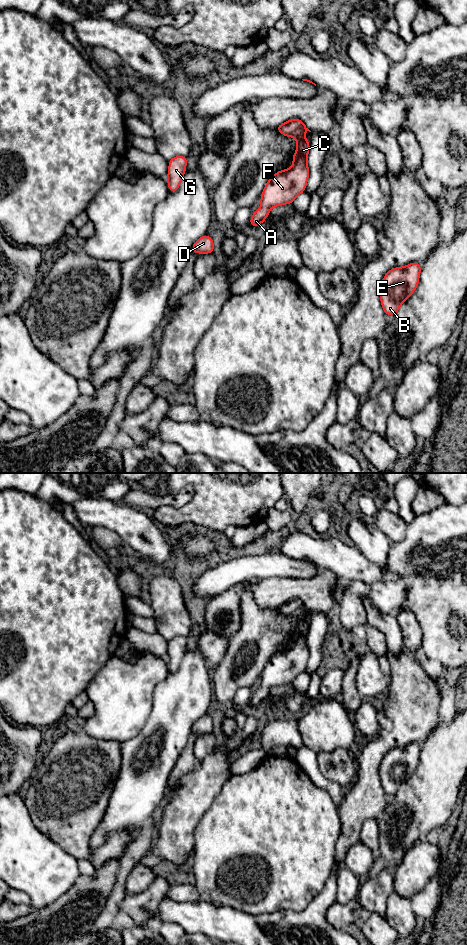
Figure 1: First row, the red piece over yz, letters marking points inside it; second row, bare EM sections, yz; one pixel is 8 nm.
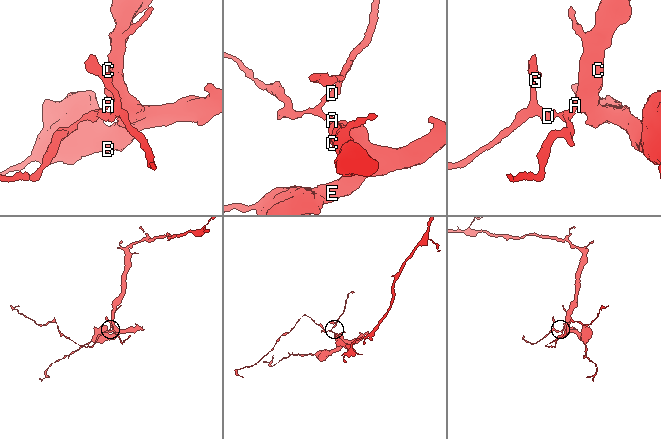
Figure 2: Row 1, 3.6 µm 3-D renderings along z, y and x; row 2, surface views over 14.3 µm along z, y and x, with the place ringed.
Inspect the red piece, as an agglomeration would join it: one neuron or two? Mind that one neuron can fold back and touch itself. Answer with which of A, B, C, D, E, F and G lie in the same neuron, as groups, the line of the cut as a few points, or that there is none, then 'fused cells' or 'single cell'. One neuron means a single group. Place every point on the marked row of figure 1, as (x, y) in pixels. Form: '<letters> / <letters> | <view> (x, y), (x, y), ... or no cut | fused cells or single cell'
A B C D E F G | no cut | single cell

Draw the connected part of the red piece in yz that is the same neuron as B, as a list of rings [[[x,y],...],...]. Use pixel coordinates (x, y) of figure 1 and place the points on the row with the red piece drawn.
[[[413,262],[405,267],[389,270],[380,284],[380,300],[386,315],[395,316],[401,304],[415,291],[421,266]]]

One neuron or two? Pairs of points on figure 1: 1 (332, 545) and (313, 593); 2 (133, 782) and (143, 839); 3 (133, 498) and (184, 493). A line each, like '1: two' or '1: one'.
1: two
2: two
3: one

